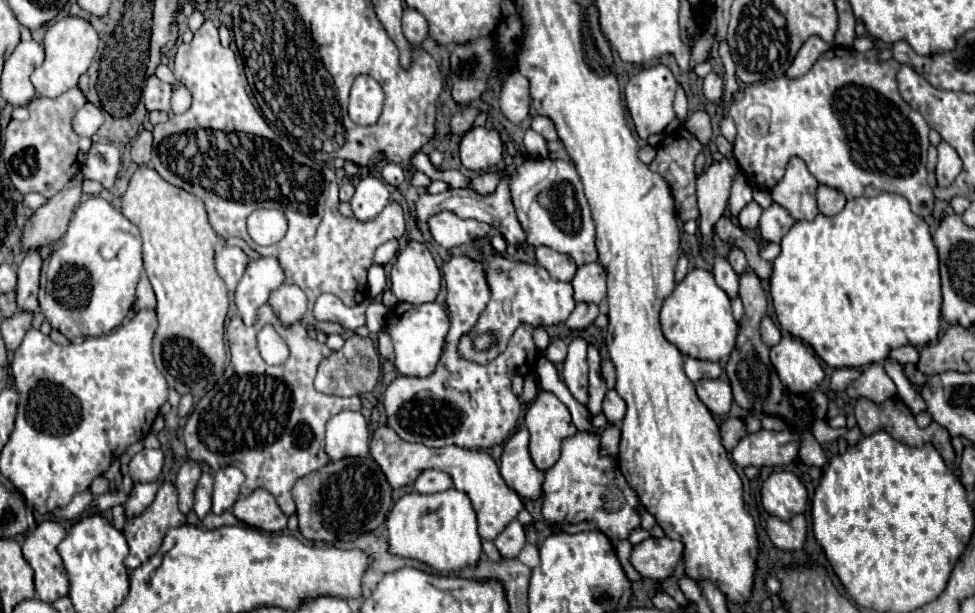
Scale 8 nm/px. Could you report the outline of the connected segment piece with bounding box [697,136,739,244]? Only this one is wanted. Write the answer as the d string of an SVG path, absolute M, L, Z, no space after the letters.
M719 136L717 150L725 156L719 162L709 164L697 176L697 208L699 208L699 228L703 232L705 244L711 244L715 222L725 214L733 180L739 172L737 160L733 158L733 146Z

